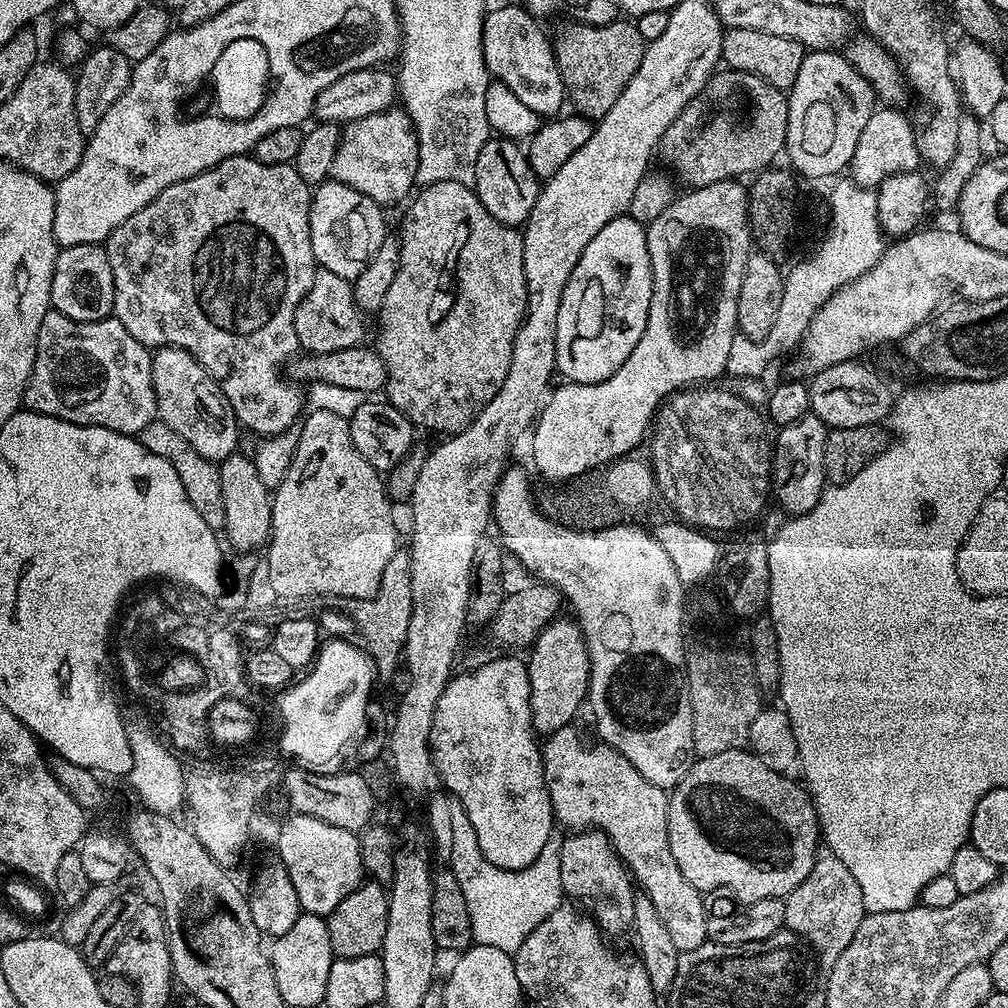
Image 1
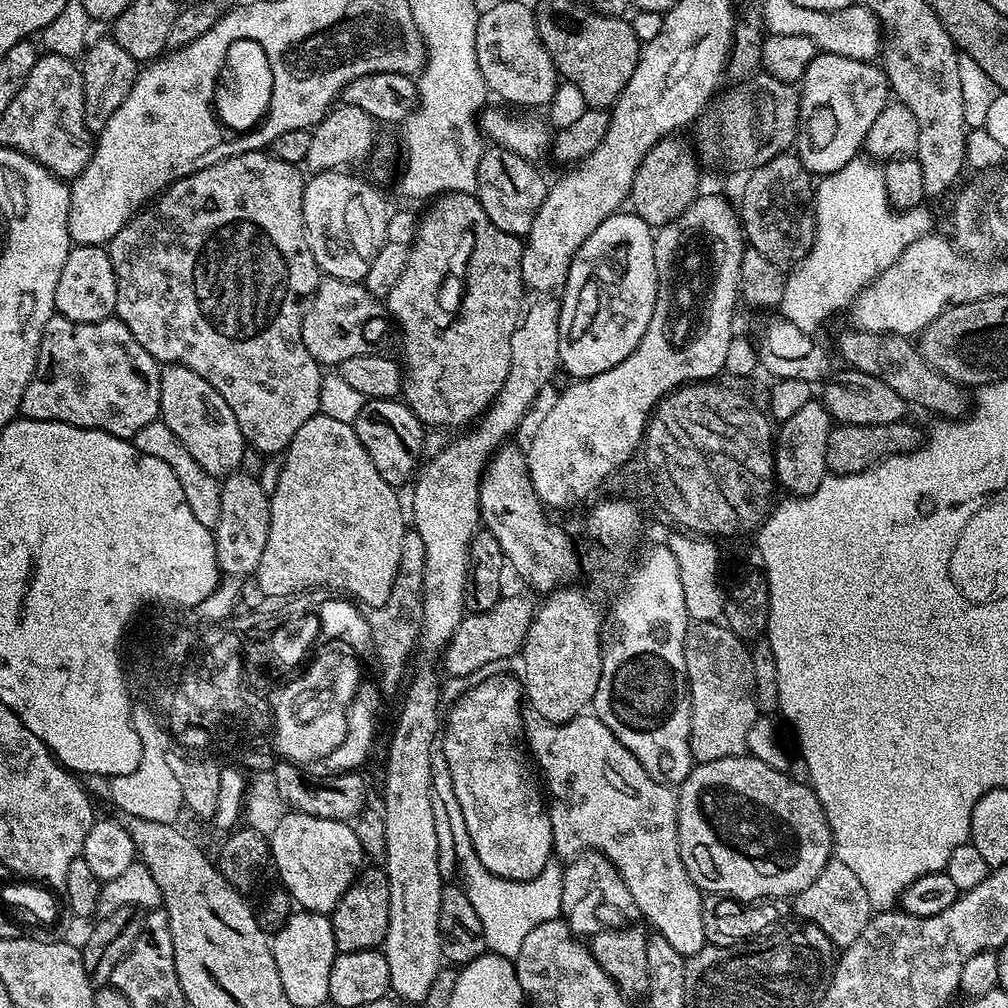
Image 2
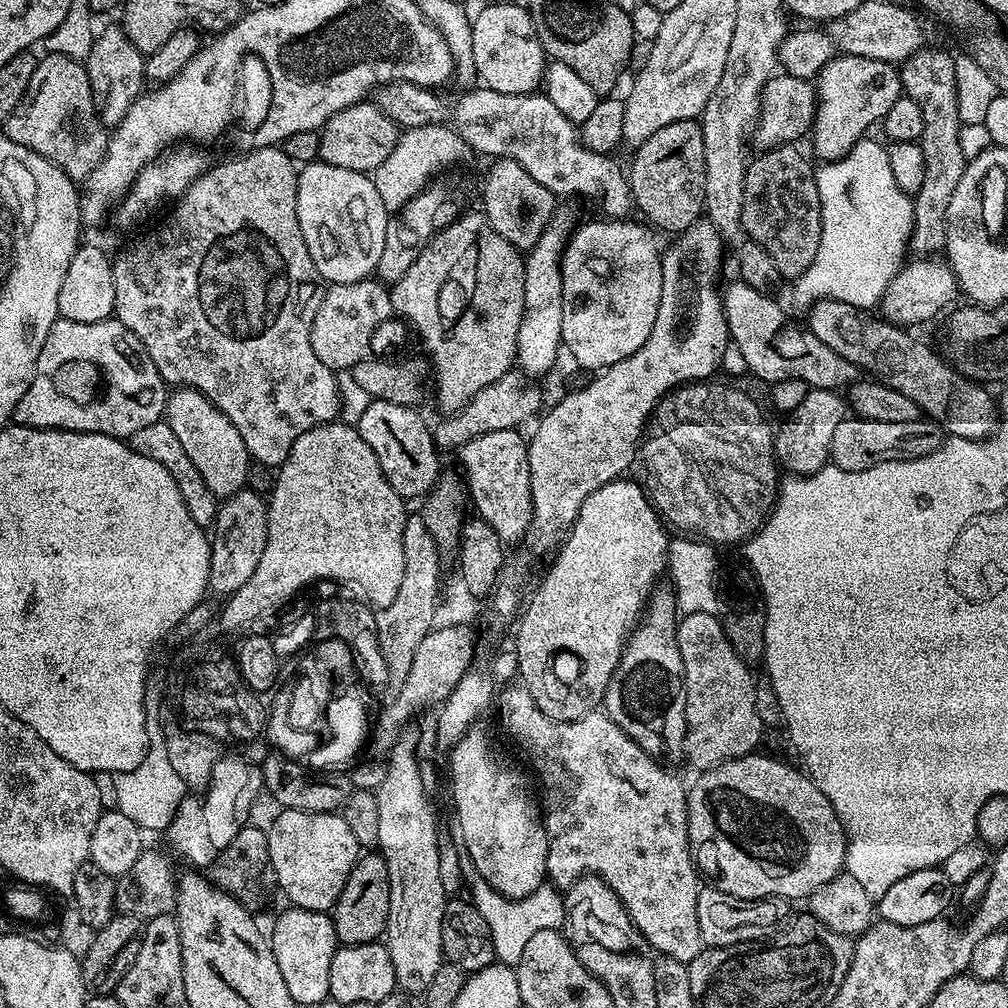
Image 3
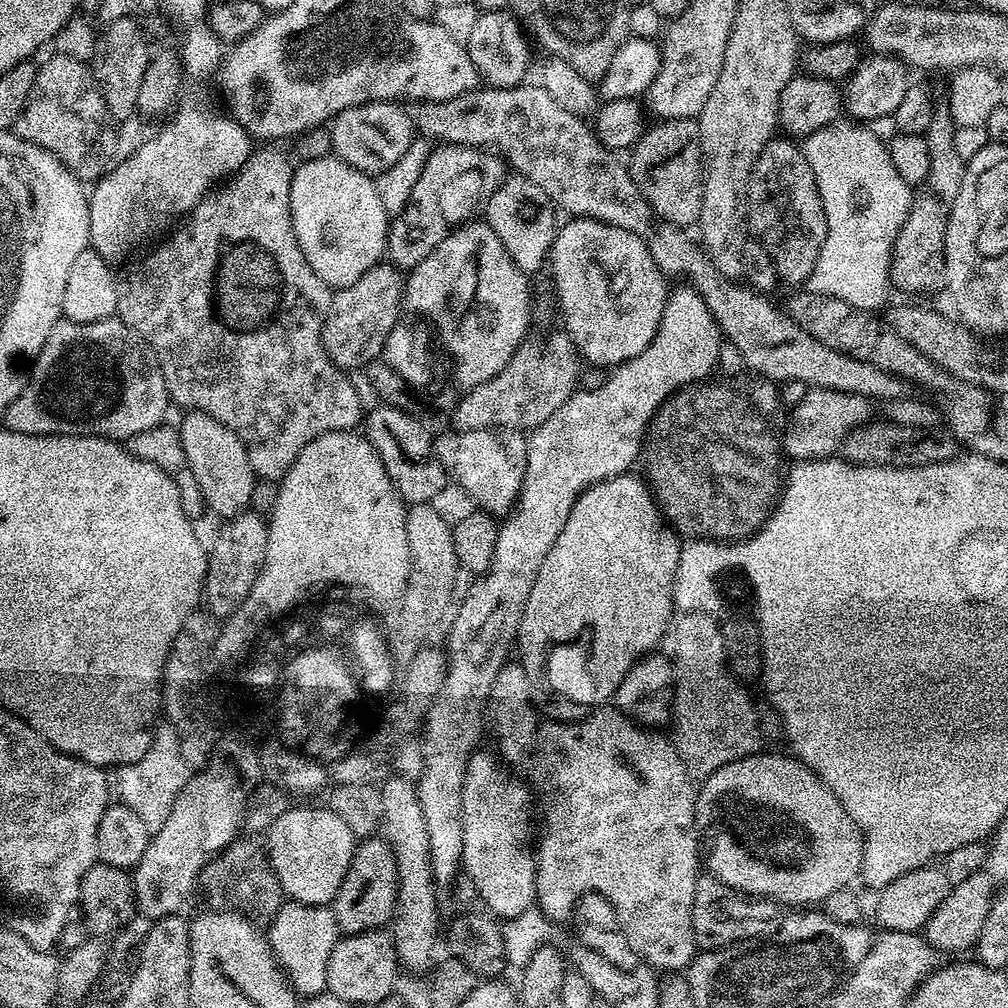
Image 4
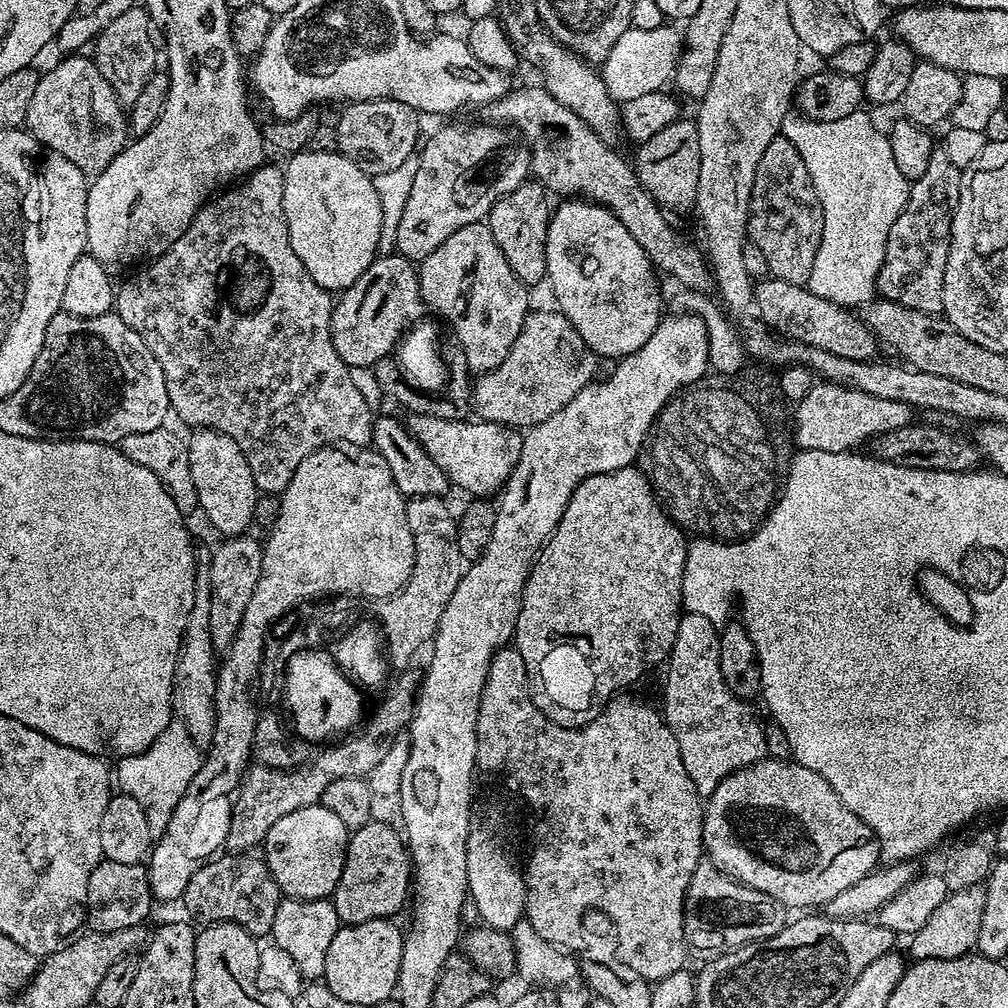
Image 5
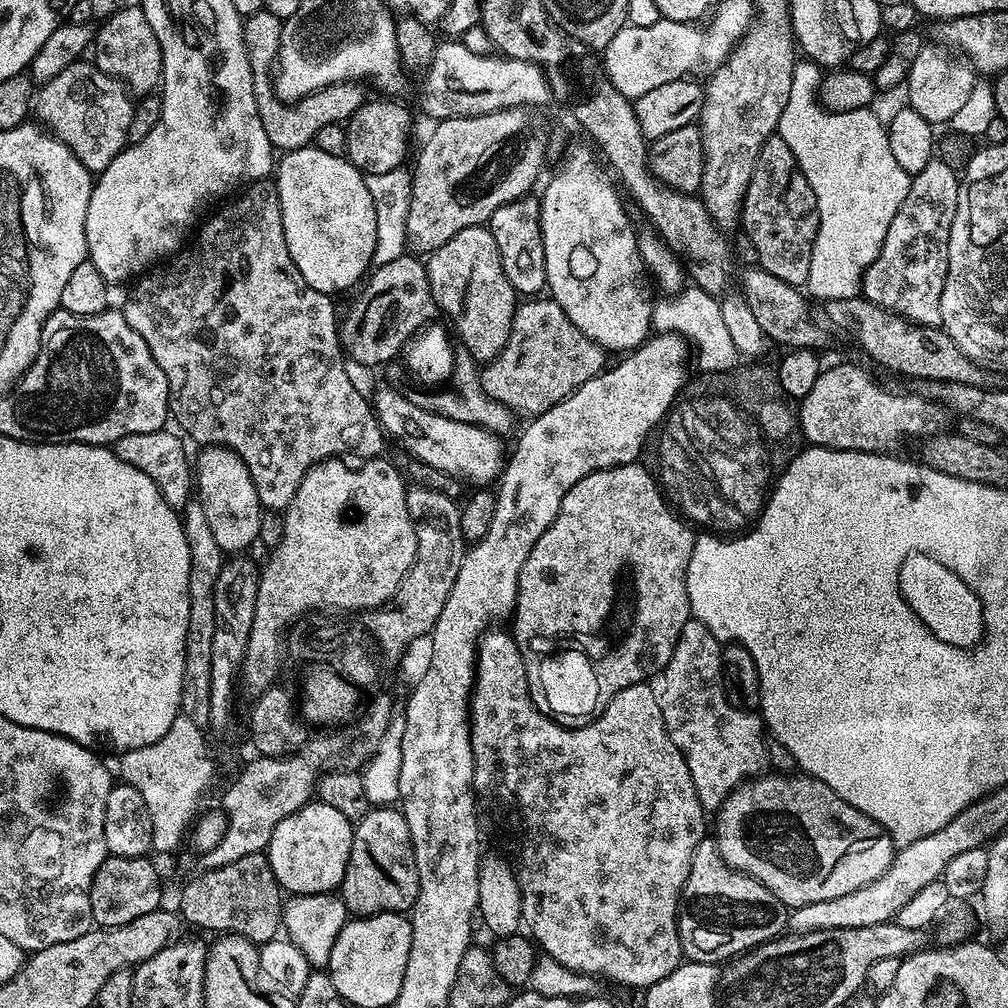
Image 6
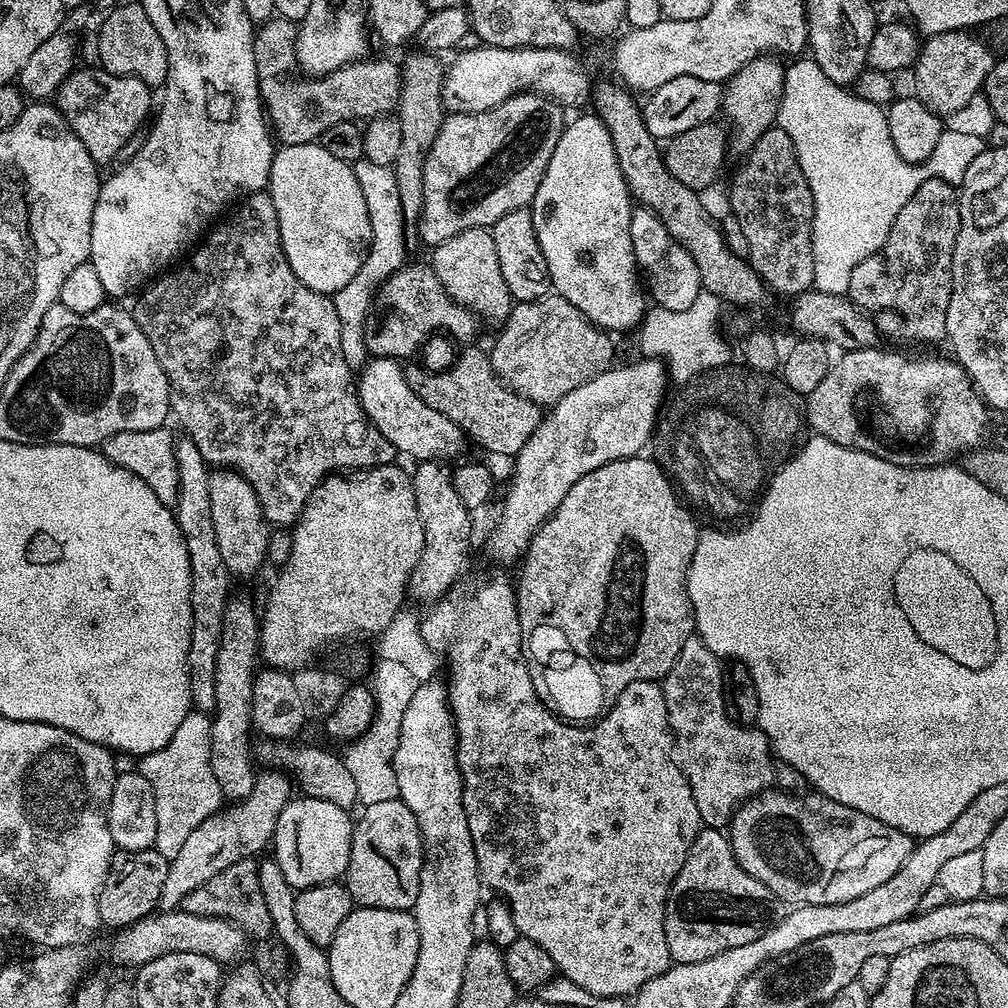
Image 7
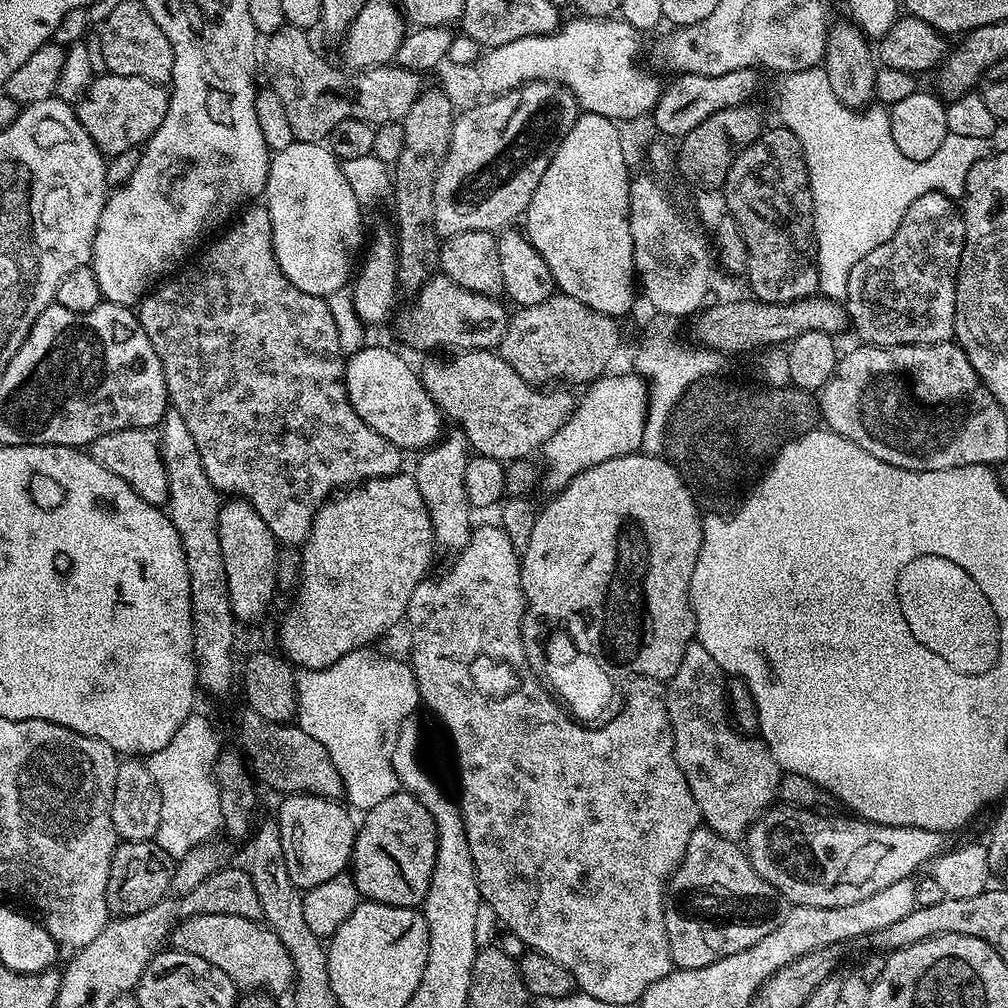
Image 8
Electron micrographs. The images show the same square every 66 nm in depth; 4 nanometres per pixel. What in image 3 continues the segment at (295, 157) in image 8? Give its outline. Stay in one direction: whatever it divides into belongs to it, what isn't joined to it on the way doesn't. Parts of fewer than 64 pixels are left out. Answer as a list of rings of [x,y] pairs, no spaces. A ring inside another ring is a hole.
[[[323,162],[305,164],[299,173],[298,226],[302,226],[306,250],[318,266],[320,279],[329,285],[369,279],[382,258],[390,215],[374,190],[371,175]]]

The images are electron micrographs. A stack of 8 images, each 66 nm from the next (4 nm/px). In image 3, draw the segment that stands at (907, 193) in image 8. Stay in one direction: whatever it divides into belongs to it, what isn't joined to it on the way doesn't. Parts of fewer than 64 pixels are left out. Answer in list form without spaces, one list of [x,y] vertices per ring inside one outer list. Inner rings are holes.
[[[865,138],[860,140],[851,150],[842,158],[837,160],[829,160],[821,163],[816,168],[816,185],[818,186],[818,194],[820,195],[820,209],[822,210],[822,234],[818,242],[818,254],[814,254],[814,262],[810,262],[810,266],[806,271],[794,281],[796,288],[796,296],[804,303],[804,306],[811,305],[818,300],[841,300],[855,308],[863,308],[872,310],[879,305],[880,300],[884,296],[884,292],[888,289],[890,282],[895,278],[898,268],[892,265],[892,192],[894,193],[894,185],[892,175],[890,174],[890,158],[888,157],[887,147],[873,138]]]

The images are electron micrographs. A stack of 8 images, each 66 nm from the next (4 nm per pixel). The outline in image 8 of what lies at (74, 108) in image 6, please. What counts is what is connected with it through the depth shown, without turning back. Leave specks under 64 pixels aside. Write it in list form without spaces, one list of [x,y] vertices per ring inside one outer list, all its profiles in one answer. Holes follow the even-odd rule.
[[[111,74],[97,75],[92,83],[88,85],[84,95],[80,97],[75,105],[76,116],[82,122],[86,134],[94,138],[94,142],[99,146],[105,157],[111,158],[122,154],[122,150],[130,150],[143,145],[162,126],[162,118],[168,109],[167,87],[150,82],[146,78],[134,78],[133,76],[114,76]]]

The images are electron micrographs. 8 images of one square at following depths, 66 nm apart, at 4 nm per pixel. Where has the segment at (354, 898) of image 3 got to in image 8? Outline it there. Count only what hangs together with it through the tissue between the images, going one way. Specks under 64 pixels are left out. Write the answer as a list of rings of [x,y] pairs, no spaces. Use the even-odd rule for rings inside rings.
[[[399,790],[392,797],[383,799],[382,802],[373,808],[365,811],[362,818],[364,821],[359,821],[358,831],[356,833],[356,845],[352,847],[352,859],[350,861],[350,875],[356,882],[356,889],[360,892],[361,897],[365,901],[373,900],[379,904],[389,904],[390,906],[398,906],[399,908],[414,908],[419,909],[423,905],[428,887],[430,886],[430,878],[434,870],[434,862],[436,861],[436,823],[430,813],[428,807],[416,796],[412,795],[407,790]]]

